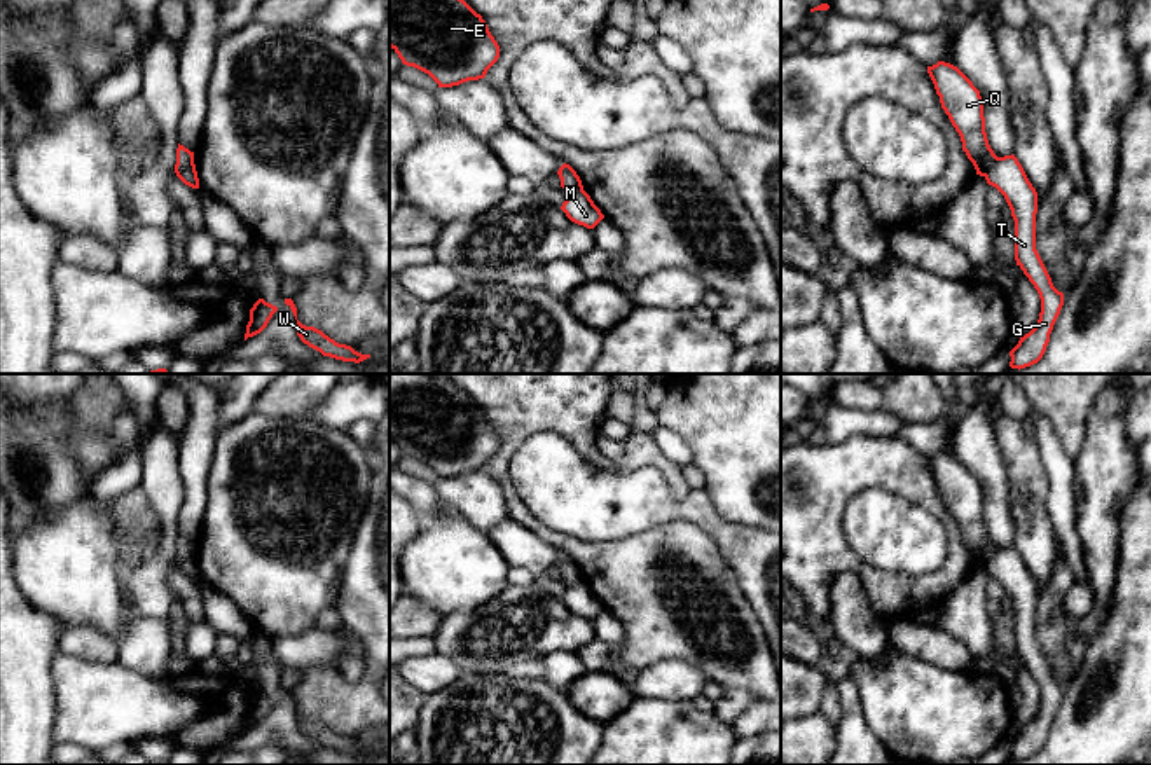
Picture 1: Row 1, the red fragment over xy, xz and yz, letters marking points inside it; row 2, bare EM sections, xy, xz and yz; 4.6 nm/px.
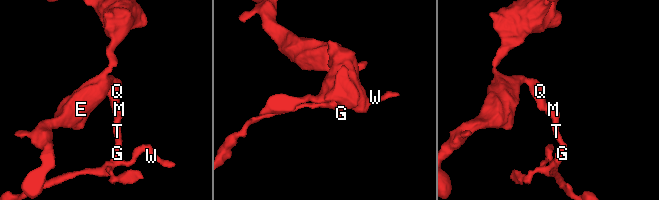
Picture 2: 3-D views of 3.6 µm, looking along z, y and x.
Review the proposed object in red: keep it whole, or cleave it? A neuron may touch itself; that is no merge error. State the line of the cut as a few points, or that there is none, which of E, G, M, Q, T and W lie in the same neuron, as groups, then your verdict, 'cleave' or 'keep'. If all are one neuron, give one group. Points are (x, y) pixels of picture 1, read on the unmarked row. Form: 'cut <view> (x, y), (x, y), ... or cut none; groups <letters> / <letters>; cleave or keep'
cut yz (998, 549), (984, 566); groups E Q / G M T W; cleave

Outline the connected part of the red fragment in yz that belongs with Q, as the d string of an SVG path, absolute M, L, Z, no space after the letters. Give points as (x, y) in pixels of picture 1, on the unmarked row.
M938 452L927 458L927 465L940 487L941 500L961 527L962 541L973 554L976 566L985 568L997 547L987 531L980 482L950 454Z

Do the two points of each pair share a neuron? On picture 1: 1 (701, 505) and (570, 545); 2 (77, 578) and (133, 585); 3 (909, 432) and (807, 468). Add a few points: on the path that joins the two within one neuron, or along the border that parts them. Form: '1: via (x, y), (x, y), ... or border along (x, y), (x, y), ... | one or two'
1: border along (678, 517), (689, 519), (713, 540) | two
2: border along (119, 580), (119, 599), (124, 608) | two
3: border along (896, 435), (928, 456) | two

